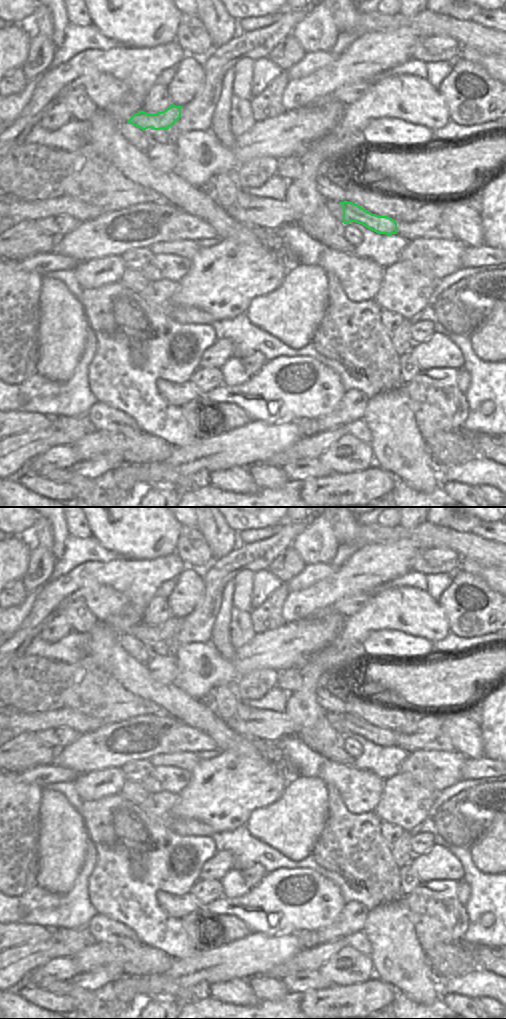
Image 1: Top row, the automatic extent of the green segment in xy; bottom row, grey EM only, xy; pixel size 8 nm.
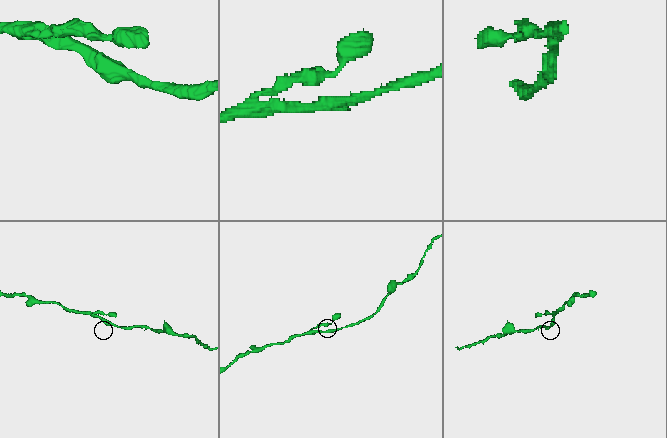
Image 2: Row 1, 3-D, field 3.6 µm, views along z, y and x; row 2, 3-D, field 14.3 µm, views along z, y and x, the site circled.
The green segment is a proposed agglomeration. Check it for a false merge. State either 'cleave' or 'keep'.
keep

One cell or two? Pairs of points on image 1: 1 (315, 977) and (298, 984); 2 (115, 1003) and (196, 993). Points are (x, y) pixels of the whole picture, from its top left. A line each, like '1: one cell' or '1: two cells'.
1: one cell
2: two cells

